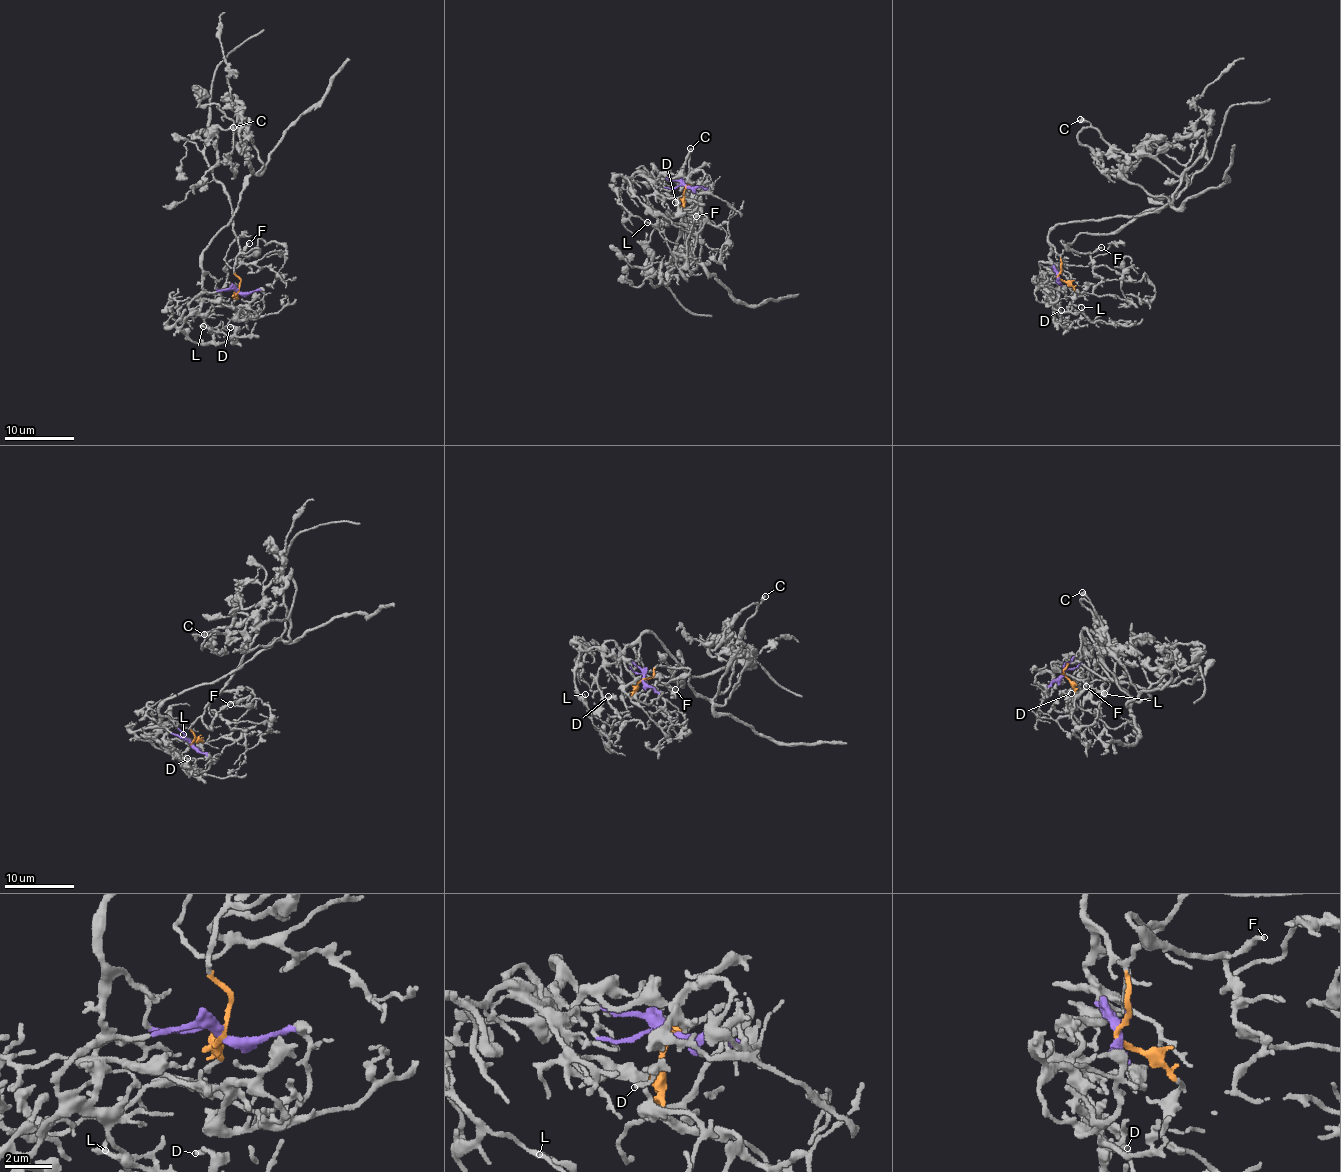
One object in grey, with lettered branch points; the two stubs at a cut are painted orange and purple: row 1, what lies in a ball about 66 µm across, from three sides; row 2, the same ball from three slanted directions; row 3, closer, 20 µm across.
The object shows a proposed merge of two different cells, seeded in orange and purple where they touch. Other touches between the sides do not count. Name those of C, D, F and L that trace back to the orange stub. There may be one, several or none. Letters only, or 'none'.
F

